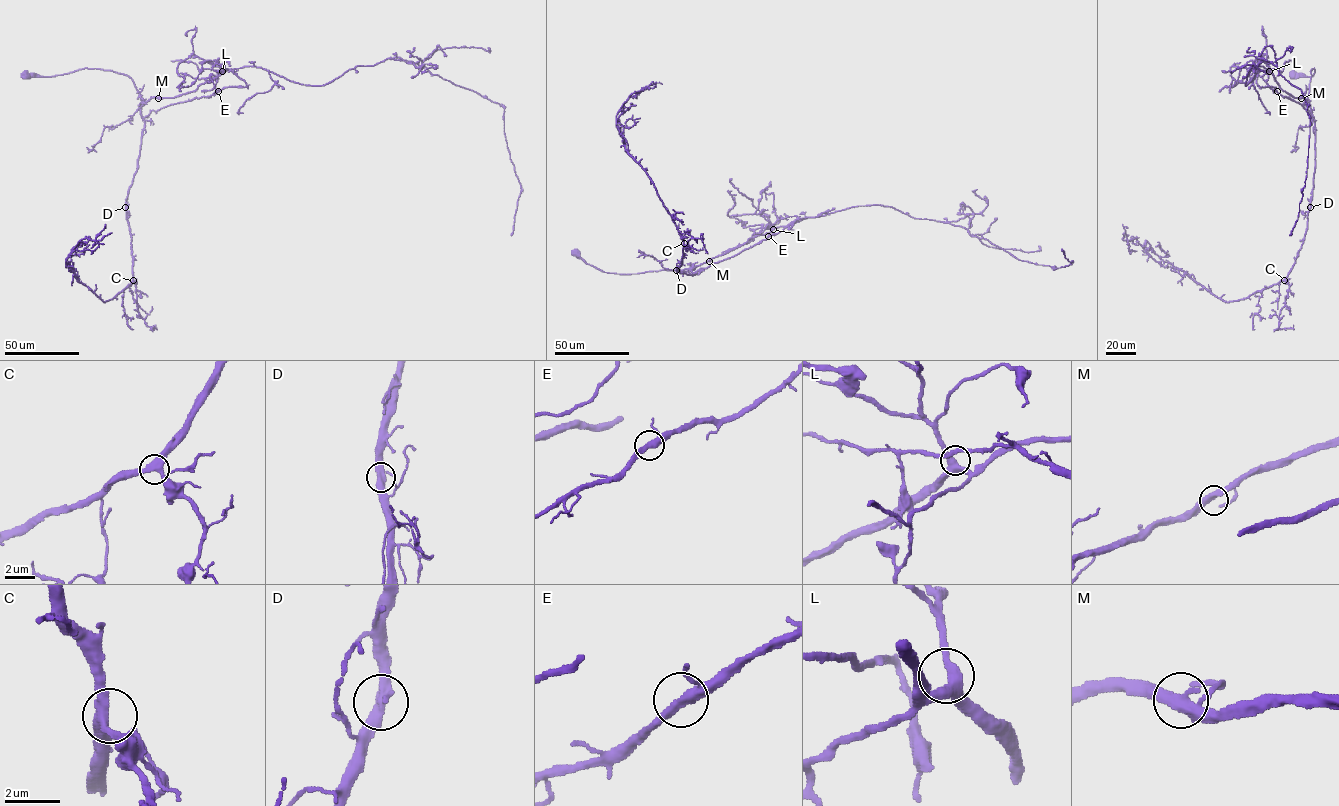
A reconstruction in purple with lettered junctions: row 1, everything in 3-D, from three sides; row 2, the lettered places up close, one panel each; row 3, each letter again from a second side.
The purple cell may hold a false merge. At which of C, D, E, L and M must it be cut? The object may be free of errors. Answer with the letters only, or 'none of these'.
none of these

